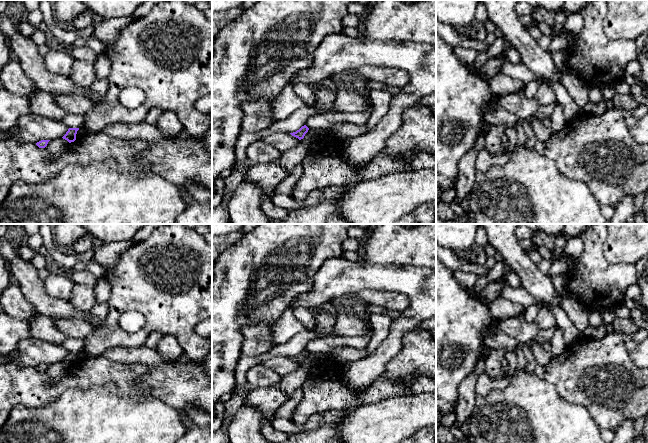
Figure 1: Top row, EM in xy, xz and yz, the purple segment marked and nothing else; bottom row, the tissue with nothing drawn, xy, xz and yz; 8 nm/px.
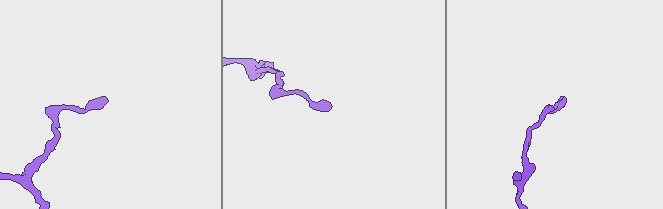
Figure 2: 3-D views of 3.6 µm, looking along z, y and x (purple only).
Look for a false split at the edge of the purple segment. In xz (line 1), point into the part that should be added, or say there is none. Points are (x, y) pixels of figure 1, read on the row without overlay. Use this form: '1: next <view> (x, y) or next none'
1: next none

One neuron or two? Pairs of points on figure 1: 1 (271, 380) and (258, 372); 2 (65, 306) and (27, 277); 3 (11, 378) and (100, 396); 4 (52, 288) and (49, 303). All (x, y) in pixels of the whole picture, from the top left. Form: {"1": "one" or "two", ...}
{"1": "one", "2": "one", "3": "two", "4": "two"}

